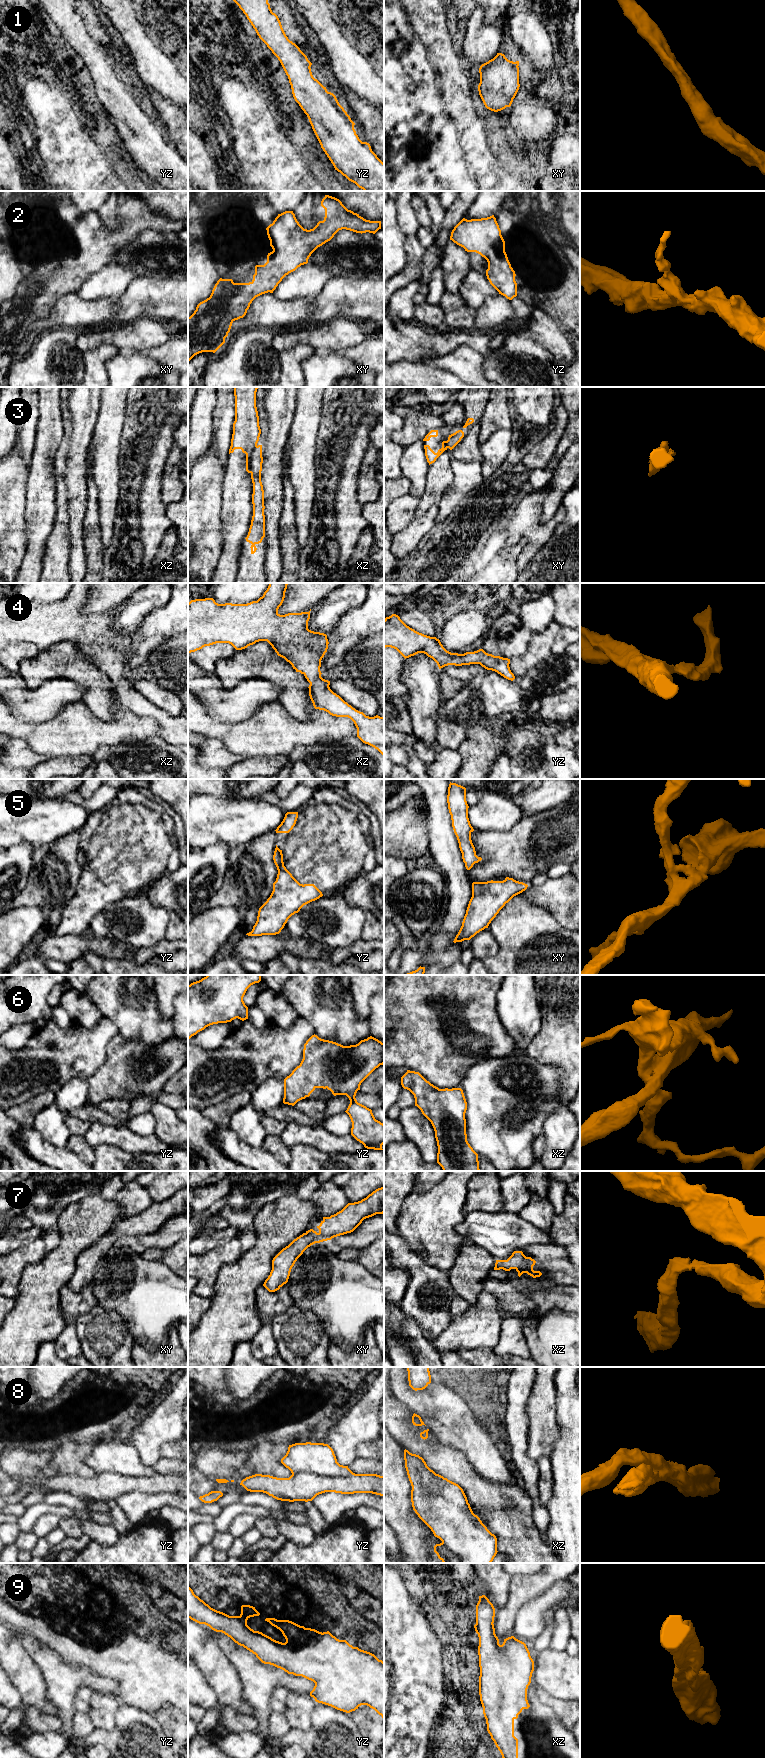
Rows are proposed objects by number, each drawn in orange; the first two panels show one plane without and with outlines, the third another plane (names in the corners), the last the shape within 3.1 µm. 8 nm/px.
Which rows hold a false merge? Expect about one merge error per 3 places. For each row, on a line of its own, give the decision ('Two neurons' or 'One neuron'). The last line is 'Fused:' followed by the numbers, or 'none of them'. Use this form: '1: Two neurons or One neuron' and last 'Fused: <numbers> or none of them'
1: One neuron
2: One neuron
3: Two neurons
4: One neuron
5: One neuron
6: One neuron
7: One neuron
8: Two neurons
9: One neuron
Fused: 3, 8

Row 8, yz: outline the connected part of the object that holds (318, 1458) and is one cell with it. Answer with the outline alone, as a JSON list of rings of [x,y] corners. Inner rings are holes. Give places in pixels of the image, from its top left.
[[[295,1443],[289,1445],[281,1463],[291,1473],[314,1473],[319,1476],[352,1476],[348,1466],[337,1462],[333,1449],[324,1443]]]

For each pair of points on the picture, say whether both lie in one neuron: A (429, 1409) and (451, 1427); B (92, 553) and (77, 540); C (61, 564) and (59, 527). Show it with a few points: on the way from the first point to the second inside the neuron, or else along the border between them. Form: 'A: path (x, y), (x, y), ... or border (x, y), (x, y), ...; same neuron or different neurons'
A: path (434, 1410), (446, 1422); same neuron
B: border (83, 521), (83, 548), (86, 568); different neurons
C: path (59, 555), (59, 536); same neuron

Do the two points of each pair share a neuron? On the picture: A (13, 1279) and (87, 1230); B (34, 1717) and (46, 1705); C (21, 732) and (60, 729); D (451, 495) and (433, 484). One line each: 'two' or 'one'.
A: two
B: two
C: one
D: two

